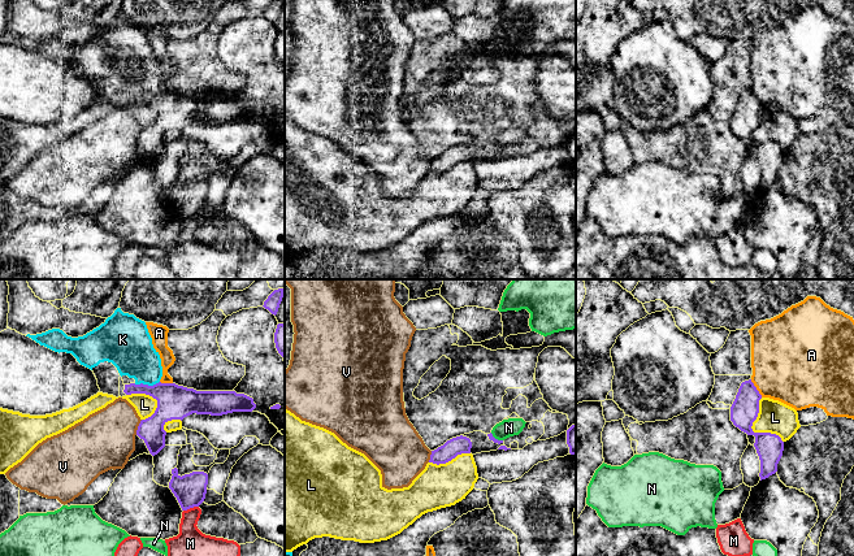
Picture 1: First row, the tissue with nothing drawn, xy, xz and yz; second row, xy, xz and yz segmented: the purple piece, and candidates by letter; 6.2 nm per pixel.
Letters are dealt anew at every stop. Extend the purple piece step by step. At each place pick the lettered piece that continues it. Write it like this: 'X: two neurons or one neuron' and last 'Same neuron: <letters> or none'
A: two neurons
K: one neuron
L: two neurons
M: two neurons
N: two neurons
V: two neurons
Same neuron: K

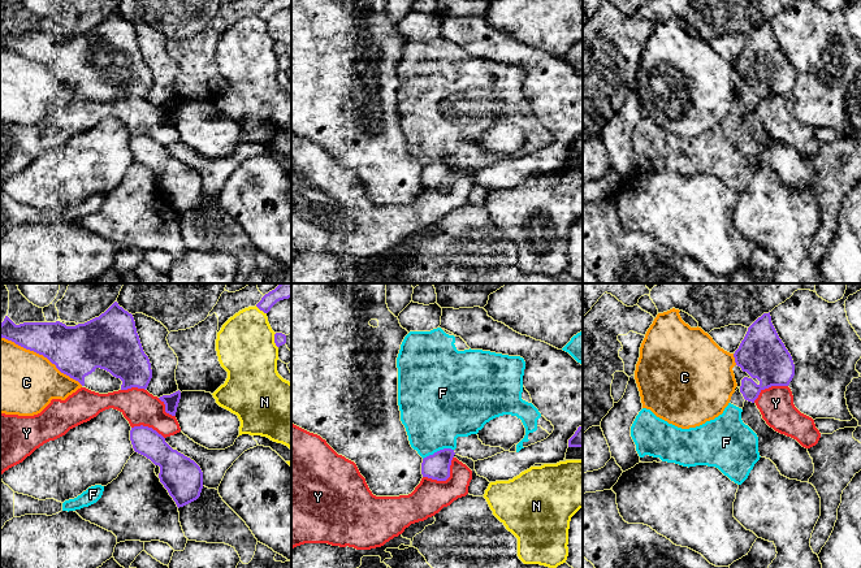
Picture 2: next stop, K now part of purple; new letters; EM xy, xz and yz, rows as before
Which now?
C: two neurons
F: two neurons
N: two neurons
Y: two neurons
Same neuron: none

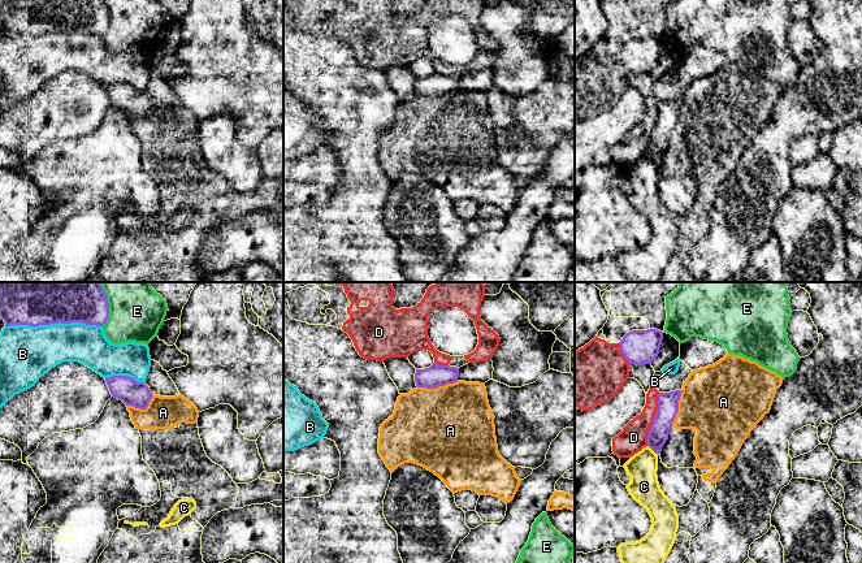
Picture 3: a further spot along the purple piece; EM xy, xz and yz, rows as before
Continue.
A: two neurons
B: two neurons
C: two neurons
D: two neurons
E: two neurons
Same neuron: none

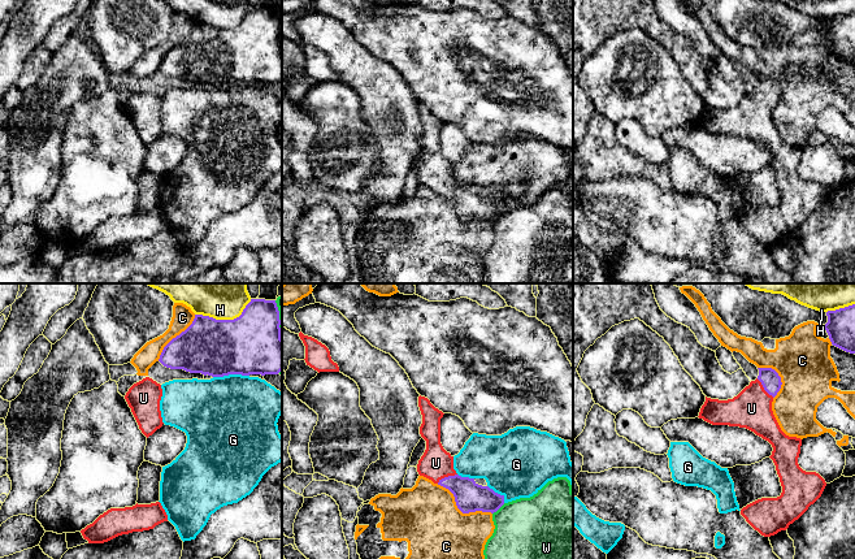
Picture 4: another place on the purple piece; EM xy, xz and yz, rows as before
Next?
C: two neurons
G: two neurons
H: two neurons
U: one neuron
W: two neurons
Same neuron: U

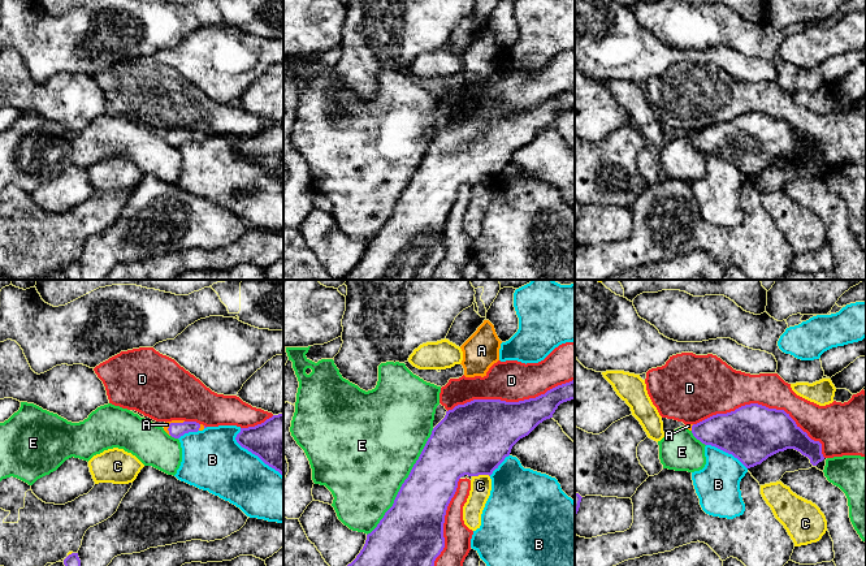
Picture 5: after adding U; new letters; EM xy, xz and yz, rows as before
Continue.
A: one neuron
B: two neurons
C: two neurons
D: two neurons
E: two neurons
Same neuron: A

